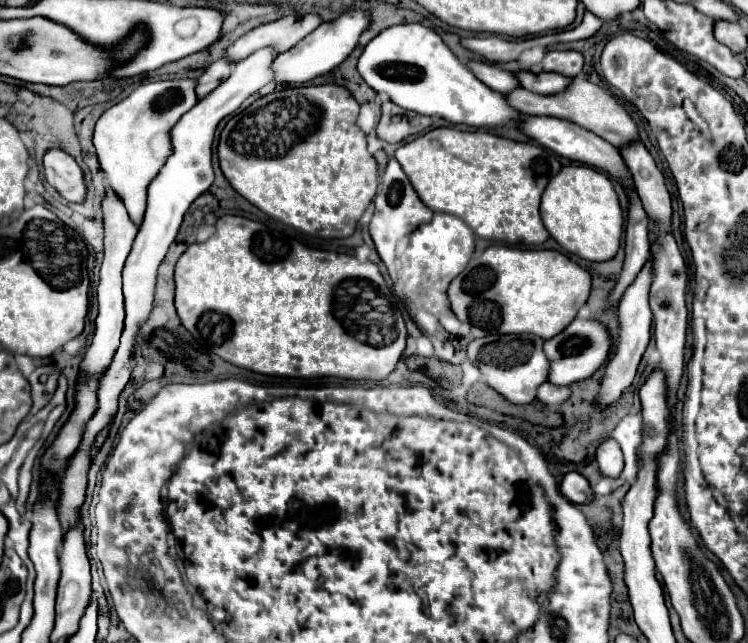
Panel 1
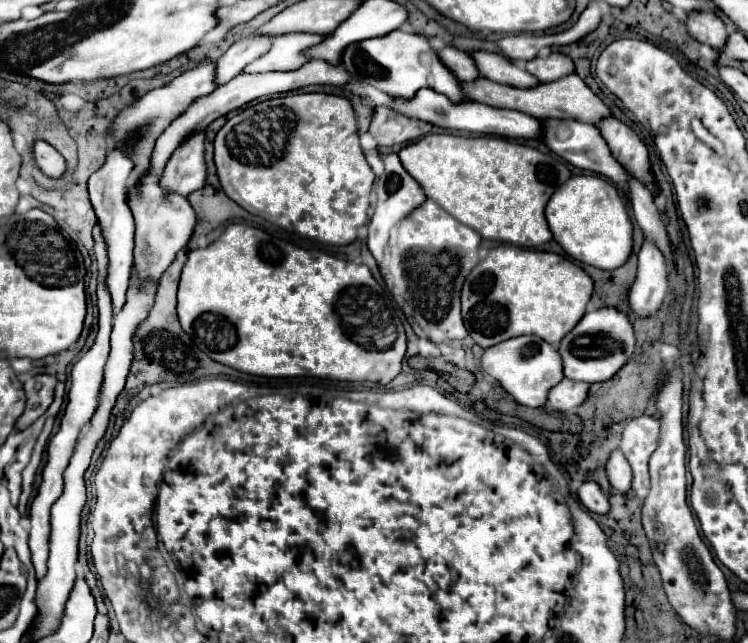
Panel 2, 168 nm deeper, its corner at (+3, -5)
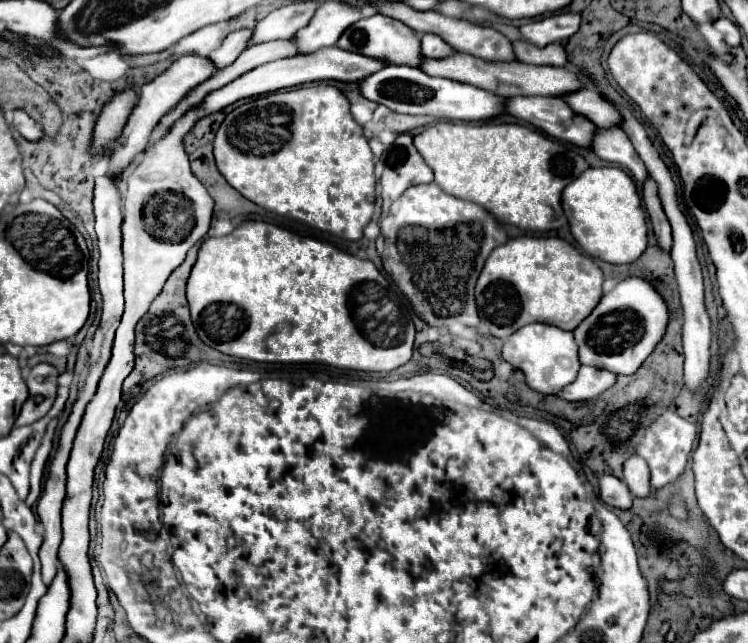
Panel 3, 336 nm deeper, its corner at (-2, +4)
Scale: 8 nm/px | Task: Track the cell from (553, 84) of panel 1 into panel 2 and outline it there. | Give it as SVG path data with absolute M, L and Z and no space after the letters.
M474 51L470 53L480 69L480 73L486 79L492 79L496 83L504 83L504 85L512 85L512 87L520 87L520 89L528 89L528 87L536 87L540 85L540 81L526 73L522 67L514 65L512 61L508 61L502 55L496 53L486 53L486 51Z

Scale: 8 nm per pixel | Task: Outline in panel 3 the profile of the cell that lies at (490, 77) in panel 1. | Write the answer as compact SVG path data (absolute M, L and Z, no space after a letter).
M421 34L421 54L427 58L447 58L453 54L453 48L441 38L441 36L431 36Z

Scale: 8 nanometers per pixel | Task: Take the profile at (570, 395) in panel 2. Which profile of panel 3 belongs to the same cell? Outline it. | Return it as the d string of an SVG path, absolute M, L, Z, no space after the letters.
M581 366L575 382L565 386L559 396L569 402L581 402L581 400L593 400L601 396L607 388L611 388L617 380L617 374L595 368L595 366Z

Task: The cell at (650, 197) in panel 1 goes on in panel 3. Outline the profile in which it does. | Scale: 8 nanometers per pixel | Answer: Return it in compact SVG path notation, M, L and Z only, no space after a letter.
M581 88L577 92L561 96L561 100L565 100L573 112L589 118L599 128L621 124L621 114L607 100L603 100L595 90Z

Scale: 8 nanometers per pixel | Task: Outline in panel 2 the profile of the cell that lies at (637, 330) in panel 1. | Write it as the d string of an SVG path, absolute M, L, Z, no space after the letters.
M644 241L638 253L638 269L632 287L628 289L630 311L640 319L654 315L668 293L666 281L666 263L662 253L654 243Z

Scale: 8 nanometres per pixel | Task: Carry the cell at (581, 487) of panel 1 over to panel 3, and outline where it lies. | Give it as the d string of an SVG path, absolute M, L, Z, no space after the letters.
M601 476L599 480L601 488L601 500L613 508L629 510L633 506L633 496L631 490L627 490L627 484L615 476Z

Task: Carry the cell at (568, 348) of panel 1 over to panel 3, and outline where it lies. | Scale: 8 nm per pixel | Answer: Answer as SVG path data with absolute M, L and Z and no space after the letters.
M629 276L605 294L597 308L573 330L579 346L579 360L581 364L605 368L615 374L633 374L663 340L669 318L671 314L665 298L653 284L645 278Z

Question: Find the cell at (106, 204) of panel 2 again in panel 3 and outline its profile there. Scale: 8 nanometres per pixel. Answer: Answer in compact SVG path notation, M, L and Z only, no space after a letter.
M185 54L181 56L179 60L175 60L163 74L159 74L155 80L151 80L149 84L141 86L141 94L139 94L139 102L137 106L133 108L131 112L131 118L119 138L119 142L115 144L113 152L109 154L109 174L111 176L119 176L123 174L129 164L135 160L137 154L141 154L149 140L151 140L151 134L155 132L155 126L159 124L161 116L165 116L191 88L195 88L197 84L205 82L209 76L213 76L215 72L215 64L211 64L211 60L203 58L203 56L197 56L197 54Z

